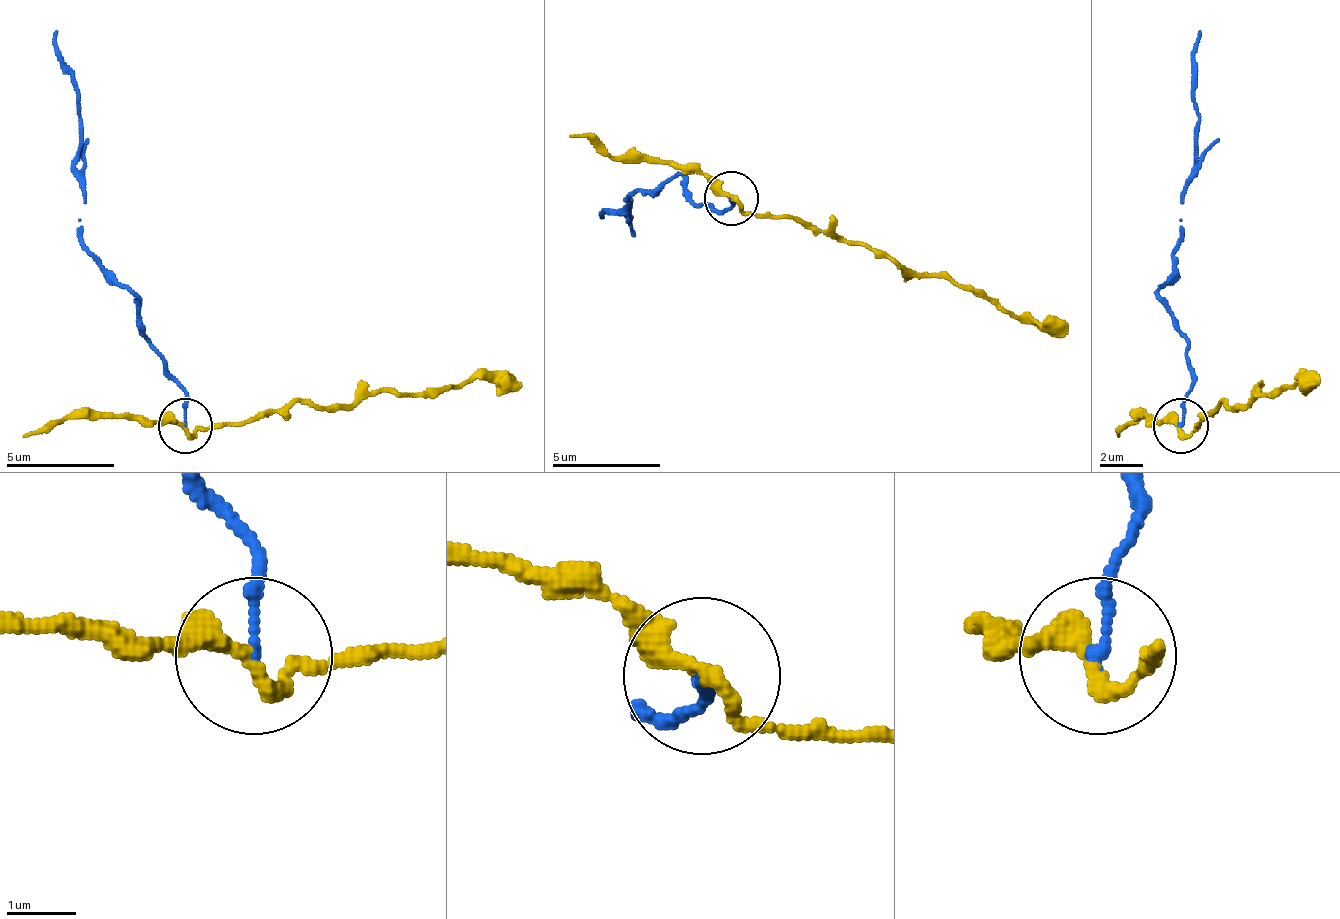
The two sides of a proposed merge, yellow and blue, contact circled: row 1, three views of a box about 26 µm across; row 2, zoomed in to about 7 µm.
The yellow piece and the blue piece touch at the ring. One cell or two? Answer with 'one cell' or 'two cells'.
two cells

